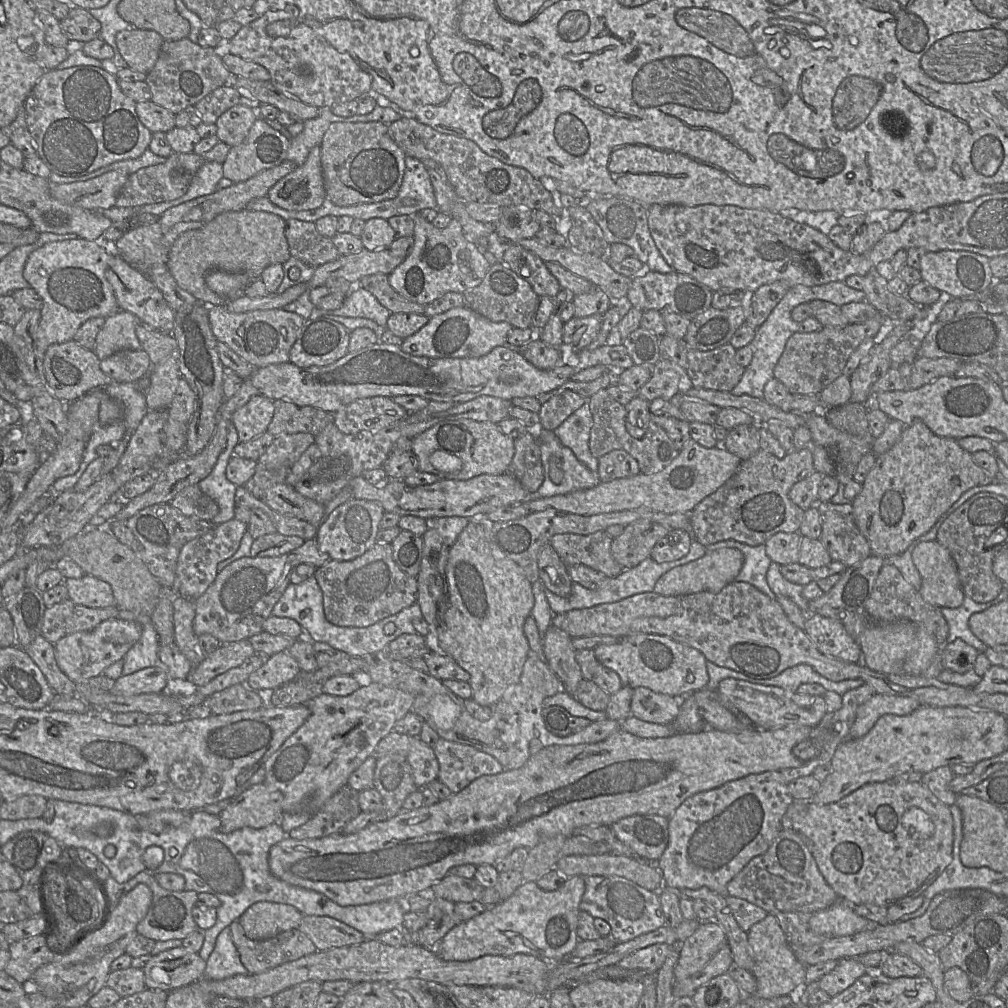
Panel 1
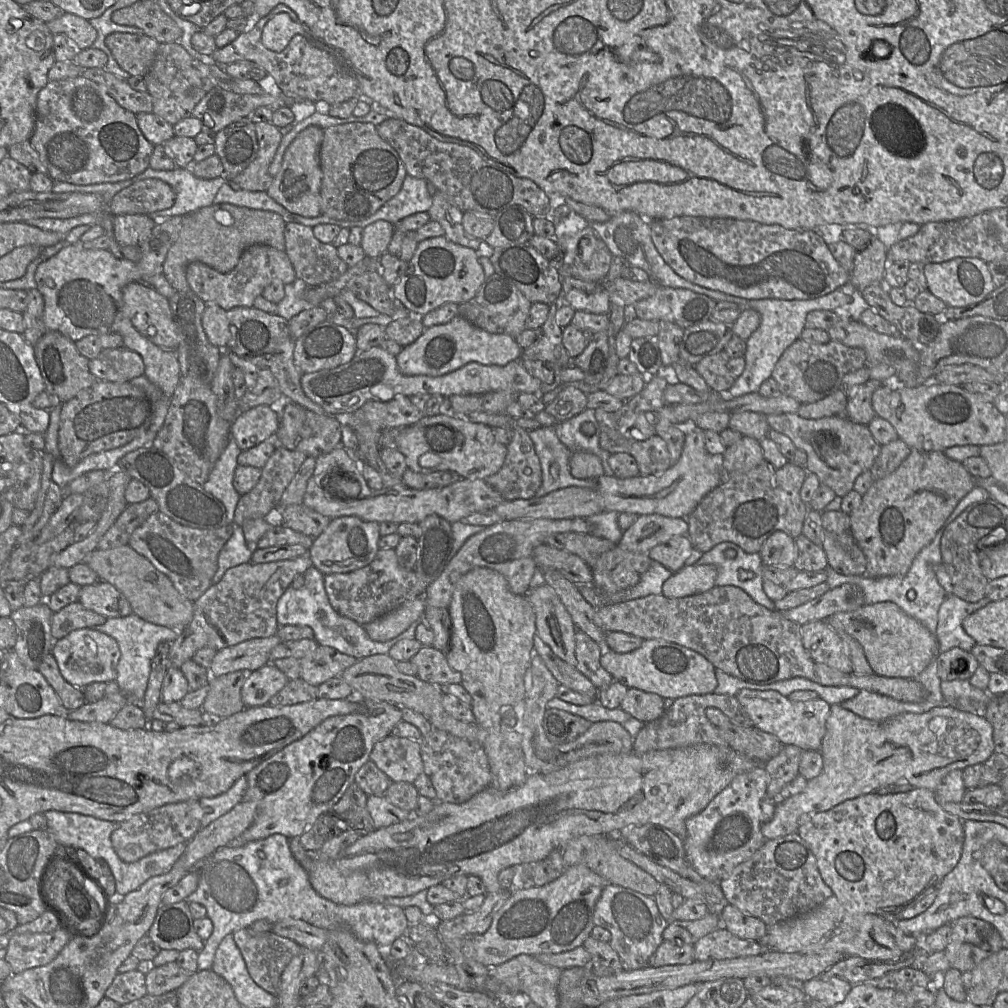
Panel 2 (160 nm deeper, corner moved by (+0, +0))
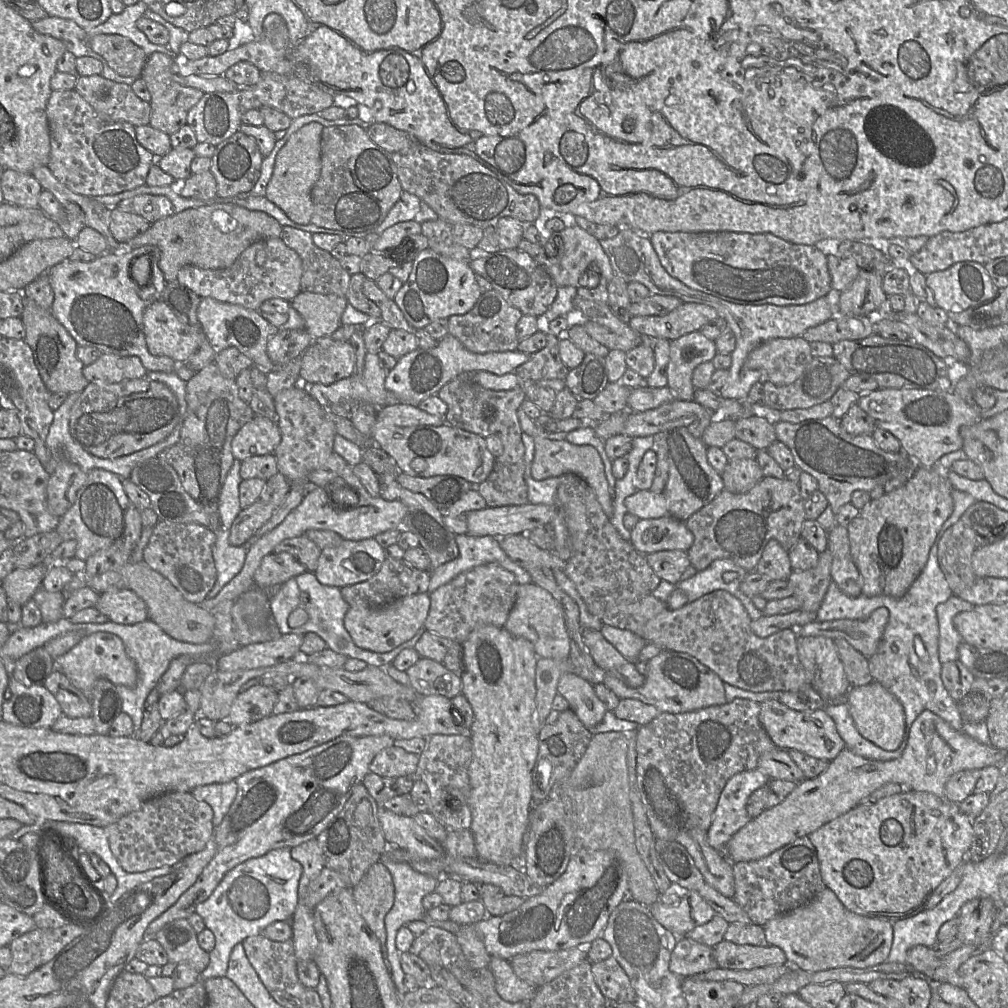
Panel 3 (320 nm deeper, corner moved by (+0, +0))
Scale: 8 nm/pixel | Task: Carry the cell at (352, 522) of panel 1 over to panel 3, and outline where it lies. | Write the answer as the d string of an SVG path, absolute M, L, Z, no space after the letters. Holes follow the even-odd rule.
M375 538L360 541L343 539L338 545L321 550L314 574L323 585L342 588L372 578L379 572L385 559L385 549Z

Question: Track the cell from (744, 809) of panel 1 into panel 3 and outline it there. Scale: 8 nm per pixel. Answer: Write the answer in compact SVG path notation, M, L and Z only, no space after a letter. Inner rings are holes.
M760 769L737 773L728 780L720 794L711 826L707 831L707 842L711 847L724 852L733 835L753 819L746 809L750 795L766 786L770 780L771 778Z

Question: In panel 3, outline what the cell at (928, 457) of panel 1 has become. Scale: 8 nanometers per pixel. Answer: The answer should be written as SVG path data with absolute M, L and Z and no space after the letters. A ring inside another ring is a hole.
M919 466L901 487L871 499L849 523L852 558L862 576L862 594L903 597L923 571L930 549L954 510L953 486L946 472Z

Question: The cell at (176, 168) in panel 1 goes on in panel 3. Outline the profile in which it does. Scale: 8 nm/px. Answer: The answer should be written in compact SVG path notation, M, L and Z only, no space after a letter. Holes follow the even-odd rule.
M140 194L122 200L117 207L142 216L150 224L174 214L173 204L164 195Z

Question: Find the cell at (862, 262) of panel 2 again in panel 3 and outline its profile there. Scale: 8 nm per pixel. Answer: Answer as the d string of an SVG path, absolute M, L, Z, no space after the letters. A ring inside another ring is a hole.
M861 269L853 283L841 292L840 314L868 316L878 310L889 298L882 281L882 275Z

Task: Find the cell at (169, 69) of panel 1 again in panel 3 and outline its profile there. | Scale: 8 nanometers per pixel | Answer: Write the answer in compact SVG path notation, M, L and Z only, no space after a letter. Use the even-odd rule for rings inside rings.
M154 52L147 57L140 76L151 96L151 119L149 124L169 136L187 124L190 109L204 95L204 92L199 89L182 86L173 80L173 63L173 56L162 52Z

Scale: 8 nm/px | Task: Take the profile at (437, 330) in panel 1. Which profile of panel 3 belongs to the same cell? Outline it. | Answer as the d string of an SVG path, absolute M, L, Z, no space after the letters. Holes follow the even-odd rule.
M447 334L431 349L417 348L397 359L385 379L385 388L392 392L400 403L418 406L424 399L436 395L449 381L462 373L487 371L496 375L514 372L529 359L529 354L515 351L473 353L467 350L454 336Z

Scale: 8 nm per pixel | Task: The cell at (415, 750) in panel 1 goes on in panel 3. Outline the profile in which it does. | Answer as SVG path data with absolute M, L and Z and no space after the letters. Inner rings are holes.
M393 744L374 757L369 771L382 777L417 776L418 761L418 755Z

